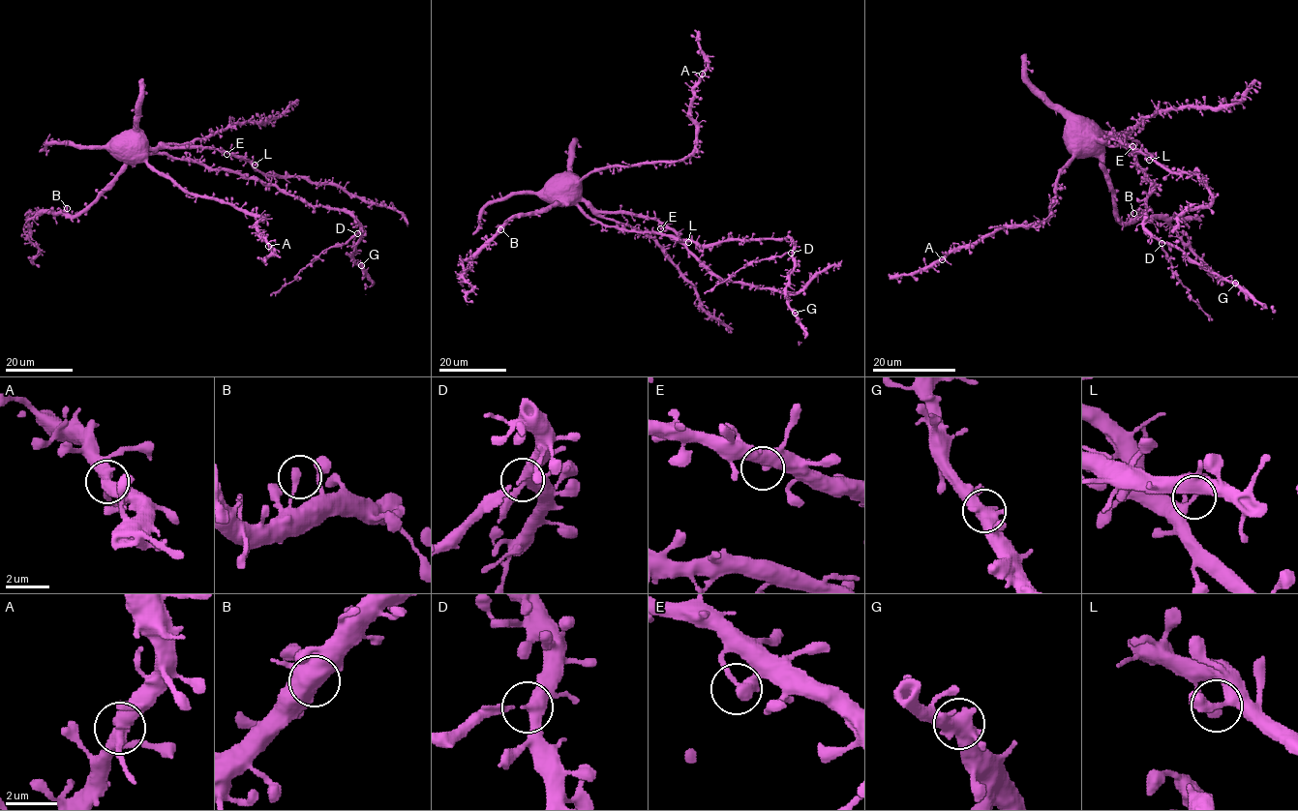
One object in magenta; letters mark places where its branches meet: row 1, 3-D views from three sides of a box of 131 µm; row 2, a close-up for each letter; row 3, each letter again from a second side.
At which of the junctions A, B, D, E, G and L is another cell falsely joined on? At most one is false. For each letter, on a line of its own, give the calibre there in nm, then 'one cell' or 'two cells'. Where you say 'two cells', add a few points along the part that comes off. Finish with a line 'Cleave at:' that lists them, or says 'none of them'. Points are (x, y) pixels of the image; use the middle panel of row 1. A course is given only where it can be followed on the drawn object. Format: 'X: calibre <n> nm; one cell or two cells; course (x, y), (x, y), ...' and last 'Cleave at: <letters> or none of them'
A: calibre 440 nm; one cell
B: calibre 340 nm; one cell
D: calibre 340 nm; two cells; course (791, 252), (750, 260), (704, 293)
E: calibre 360 nm; one cell
G: calibre 480 nm; one cell
L: calibre 340 nm; one cell
Cleave at: D

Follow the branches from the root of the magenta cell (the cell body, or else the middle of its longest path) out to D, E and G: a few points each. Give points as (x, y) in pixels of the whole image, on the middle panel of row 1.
D: (564, 175), (579, 177), (578, 205), (604, 225), (701, 245), (790, 238), (791, 252)
E: (564, 175), (563, 172), (573, 172), (579, 178), (581, 196), (596, 210), (648, 216), (658, 223), (660, 228)
G: (564, 175), (581, 180), (578, 205), (609, 225), (701, 245), (790, 238), (794, 271), (786, 299), (795, 312)

